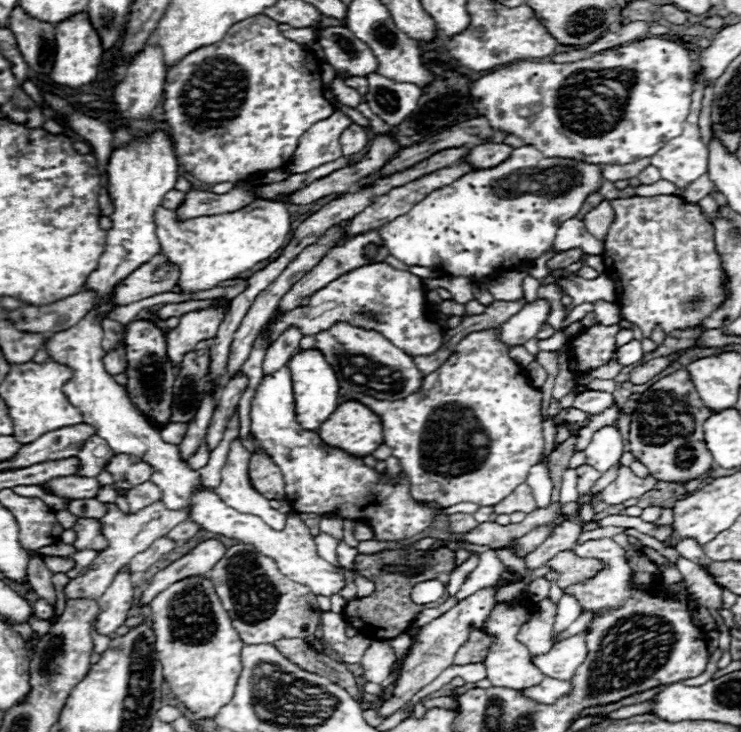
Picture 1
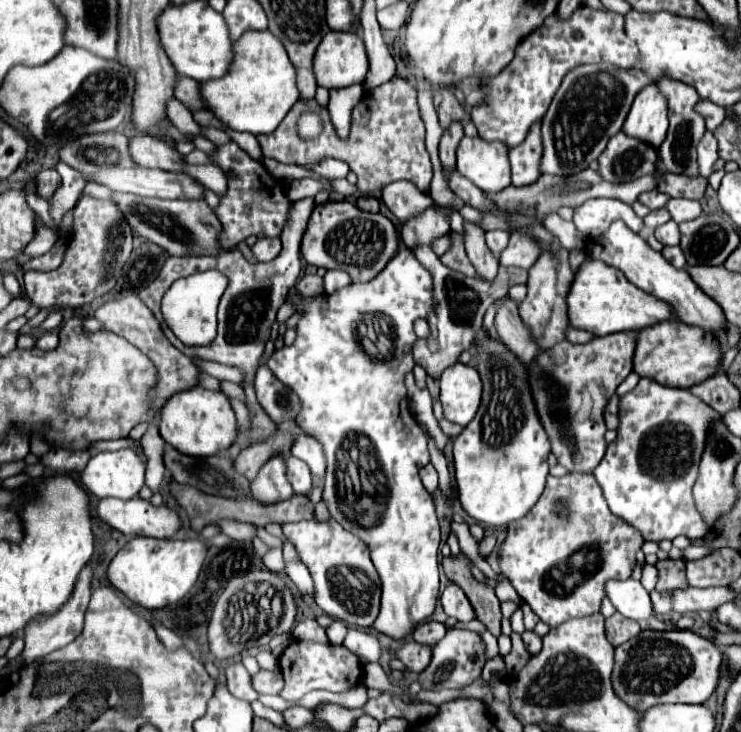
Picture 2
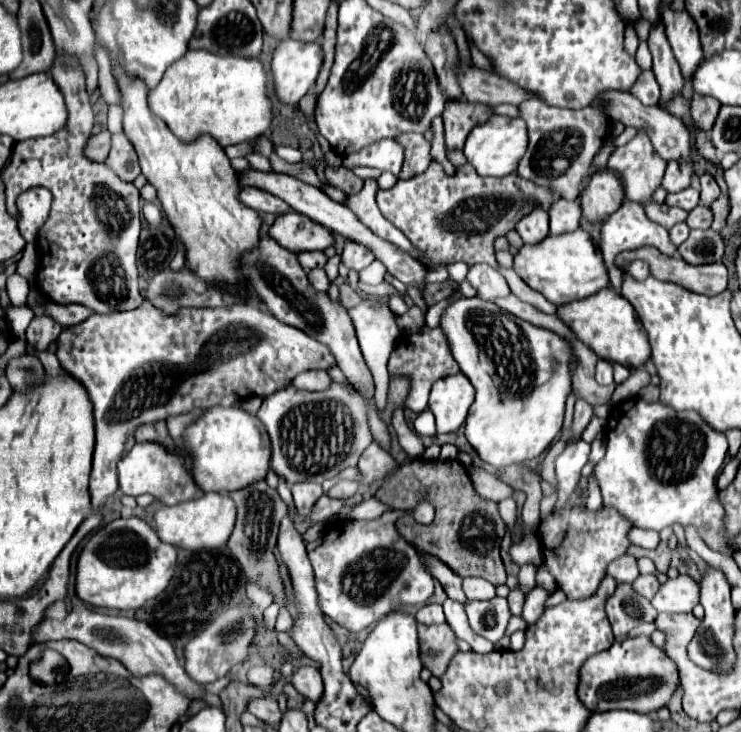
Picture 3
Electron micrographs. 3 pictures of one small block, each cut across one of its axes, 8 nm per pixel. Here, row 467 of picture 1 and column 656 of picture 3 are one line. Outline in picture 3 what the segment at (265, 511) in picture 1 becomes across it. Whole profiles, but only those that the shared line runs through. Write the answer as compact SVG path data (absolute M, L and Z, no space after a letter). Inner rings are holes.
M624 200L622 206L614 214L610 214L606 220L602 220L602 226L600 226L600 250L602 250L604 262L608 266L608 276L612 278L612 288L616 292L620 292L620 286L622 286L622 272L614 264L616 254L622 252L622 250L636 250L636 248L642 248L642 246L654 246L660 252L668 254L668 256L676 254L676 248L672 246L672 242L668 238L668 230L662 228L660 224L648 220L646 214L644 214L644 206L642 204L632 202L632 200Z

